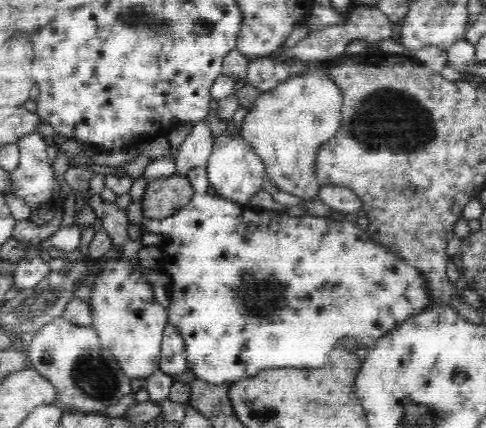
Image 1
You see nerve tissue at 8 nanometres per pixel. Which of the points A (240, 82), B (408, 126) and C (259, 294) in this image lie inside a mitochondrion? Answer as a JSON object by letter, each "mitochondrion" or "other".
{"A":"other","B":"mitochondrion","C":"mitochondrion"}

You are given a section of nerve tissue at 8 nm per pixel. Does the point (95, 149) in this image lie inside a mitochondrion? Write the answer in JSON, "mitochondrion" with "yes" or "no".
{"mitochondrion":"no"}

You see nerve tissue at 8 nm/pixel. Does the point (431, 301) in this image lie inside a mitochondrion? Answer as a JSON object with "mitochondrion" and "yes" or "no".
{"mitochondrion":"no"}

